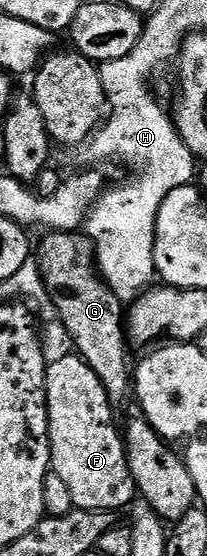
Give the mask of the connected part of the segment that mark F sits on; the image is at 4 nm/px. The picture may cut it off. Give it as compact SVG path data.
M69 352L65 358L51 359L46 372L46 400L48 401L48 439L52 453L51 473L59 476L70 491L70 500L77 510L102 510L117 512L133 505L138 491L136 481L128 467L128 451L124 448L124 440L118 429L118 422L112 419L114 407L106 396L106 388L102 388L102 380L94 376L94 372L75 352Z

